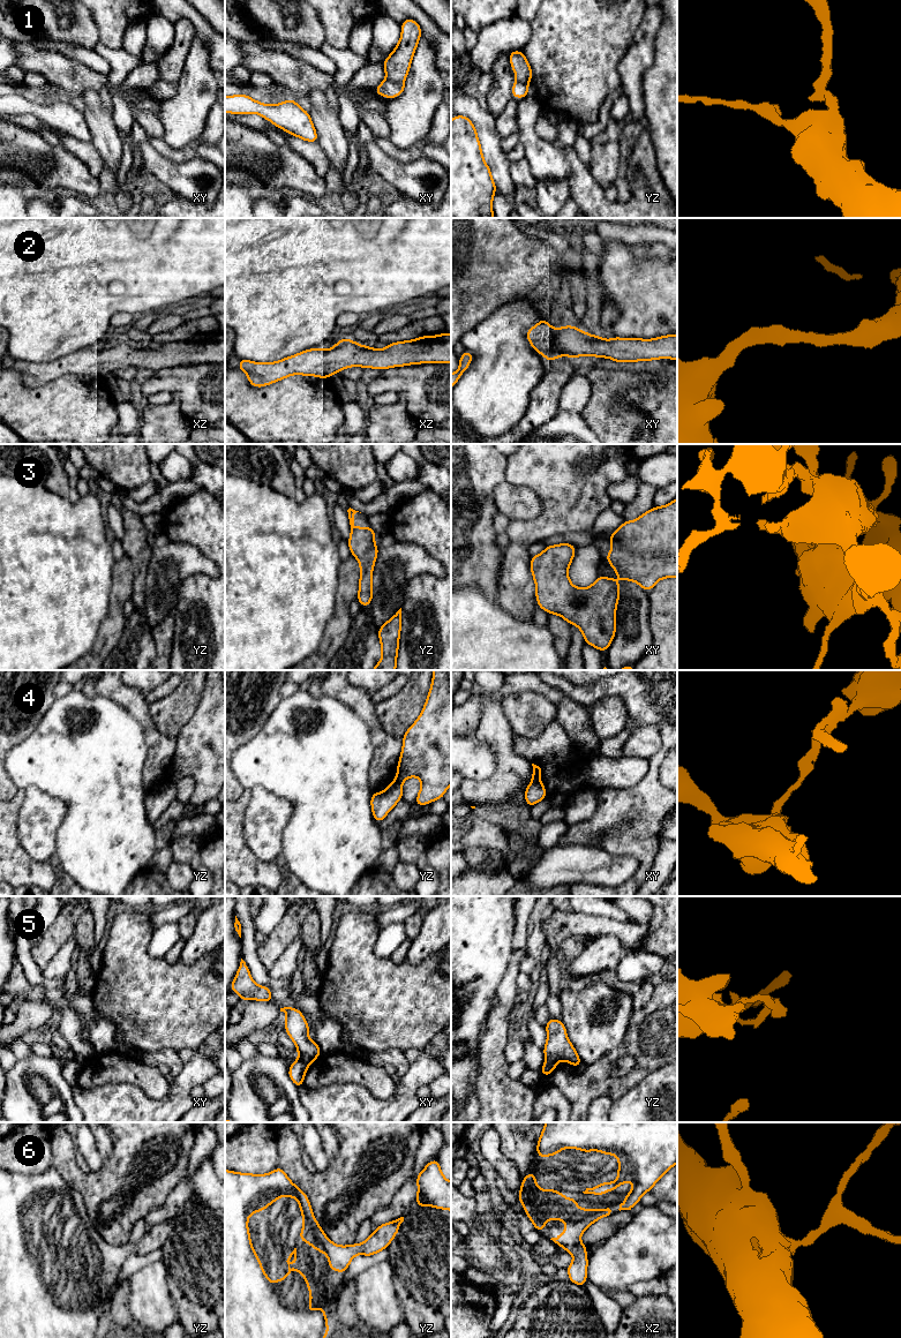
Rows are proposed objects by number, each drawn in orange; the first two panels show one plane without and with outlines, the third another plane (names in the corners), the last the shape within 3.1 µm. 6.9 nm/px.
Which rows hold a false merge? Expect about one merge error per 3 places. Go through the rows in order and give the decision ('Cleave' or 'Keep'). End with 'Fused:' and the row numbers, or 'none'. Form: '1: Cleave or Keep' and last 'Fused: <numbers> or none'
1: Cleave
2: Keep
3: Keep
4: Cleave
5: Cleave
6: Keep
Fused: 1, 4, 5

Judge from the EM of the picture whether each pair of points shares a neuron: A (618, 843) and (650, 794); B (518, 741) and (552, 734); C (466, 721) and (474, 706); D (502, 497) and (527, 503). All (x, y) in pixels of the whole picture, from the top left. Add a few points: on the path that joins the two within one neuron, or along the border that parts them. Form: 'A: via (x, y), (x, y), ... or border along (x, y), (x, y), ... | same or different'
A: via (631, 833), (643, 821), (644, 806) | same
B: via (526, 744), (541, 744), (543, 742) | same
C: via (466, 718), (471, 709) | same
D: via (508, 497), (515, 503), (522, 503) | same

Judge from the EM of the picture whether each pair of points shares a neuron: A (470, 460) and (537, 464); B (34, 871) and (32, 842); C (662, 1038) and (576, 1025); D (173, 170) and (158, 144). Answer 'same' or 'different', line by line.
A: different
B: different
C: different
D: different

